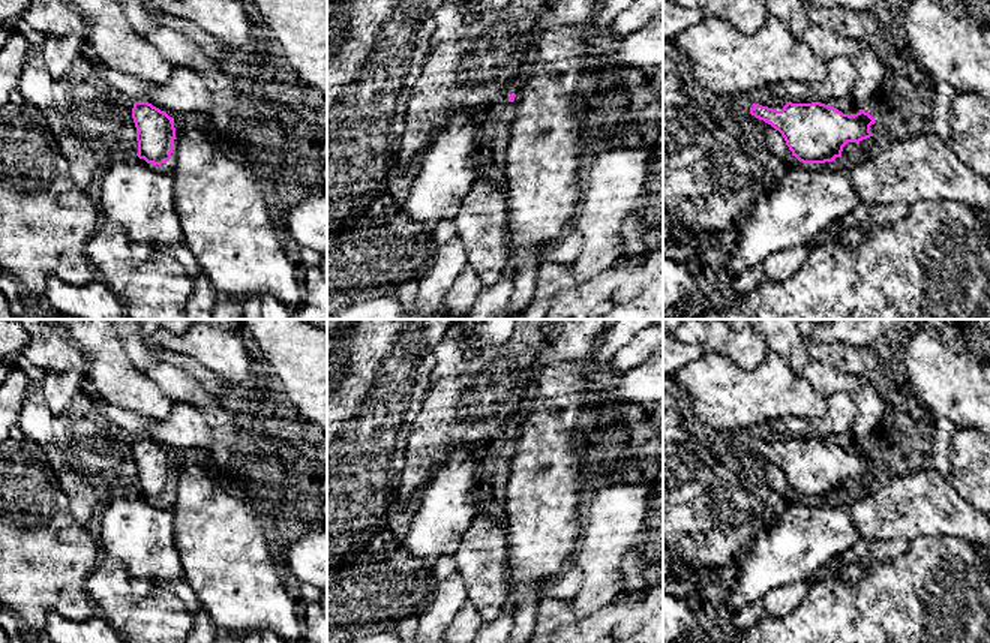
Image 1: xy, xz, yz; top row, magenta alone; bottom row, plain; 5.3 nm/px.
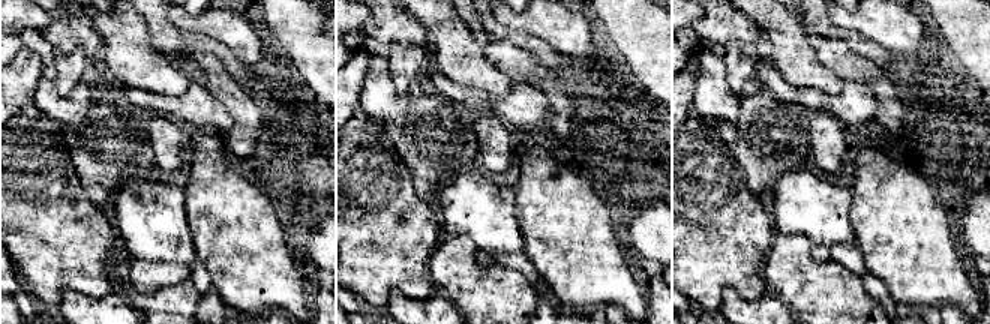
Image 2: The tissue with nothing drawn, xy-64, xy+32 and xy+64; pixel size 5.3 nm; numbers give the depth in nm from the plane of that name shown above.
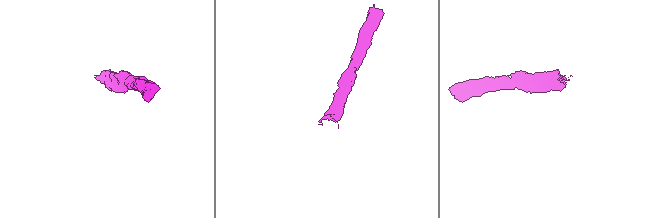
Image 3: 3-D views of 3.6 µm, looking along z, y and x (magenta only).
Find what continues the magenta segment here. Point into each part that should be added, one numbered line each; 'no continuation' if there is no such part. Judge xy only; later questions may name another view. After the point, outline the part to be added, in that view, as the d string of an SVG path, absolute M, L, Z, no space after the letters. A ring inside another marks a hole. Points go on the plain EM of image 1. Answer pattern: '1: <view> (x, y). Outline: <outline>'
no continuation

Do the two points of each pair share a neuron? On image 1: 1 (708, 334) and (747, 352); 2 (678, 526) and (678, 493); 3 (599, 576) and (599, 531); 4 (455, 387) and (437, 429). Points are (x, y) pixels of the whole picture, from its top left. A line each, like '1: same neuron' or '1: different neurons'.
1: same neuron
2: different neurons
3: same neuron
4: same neuron

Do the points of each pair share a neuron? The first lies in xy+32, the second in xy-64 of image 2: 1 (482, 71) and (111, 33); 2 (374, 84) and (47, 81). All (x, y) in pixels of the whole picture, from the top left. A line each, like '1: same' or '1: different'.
1: same
2: same

